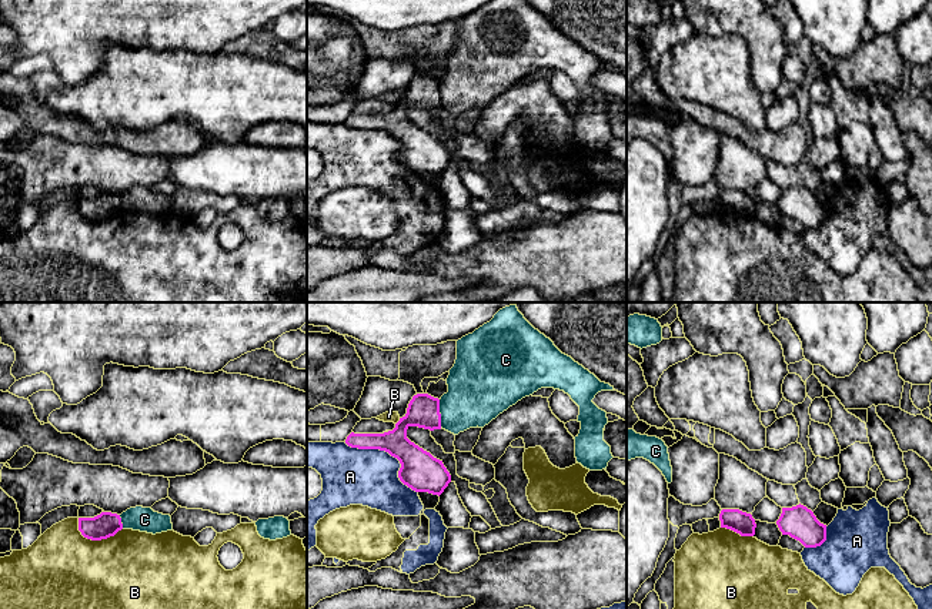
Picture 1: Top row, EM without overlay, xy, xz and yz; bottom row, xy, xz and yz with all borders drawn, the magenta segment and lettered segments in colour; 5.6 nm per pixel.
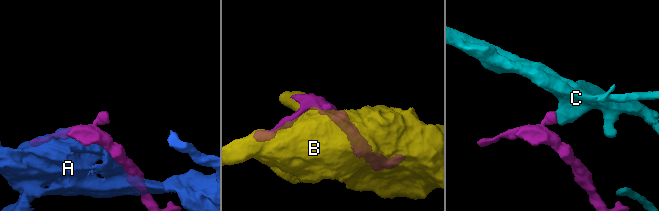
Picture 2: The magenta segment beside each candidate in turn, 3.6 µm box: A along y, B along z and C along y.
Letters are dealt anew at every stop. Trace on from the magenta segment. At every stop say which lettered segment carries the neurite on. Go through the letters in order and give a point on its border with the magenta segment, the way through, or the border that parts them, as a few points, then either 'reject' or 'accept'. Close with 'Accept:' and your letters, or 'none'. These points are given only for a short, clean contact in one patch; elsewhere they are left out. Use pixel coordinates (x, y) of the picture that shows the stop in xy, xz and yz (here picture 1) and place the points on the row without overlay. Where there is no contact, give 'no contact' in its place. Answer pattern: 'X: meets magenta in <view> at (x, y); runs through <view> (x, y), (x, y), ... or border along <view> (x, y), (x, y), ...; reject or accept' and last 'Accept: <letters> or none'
A: meets magenta in xz at (390, 134); reject
B: meets magenta in xy at (94, 220); reject
C: meets magenta in xz at (440, 94); border along xz (438, 80), (441, 107); reject
Accept: none

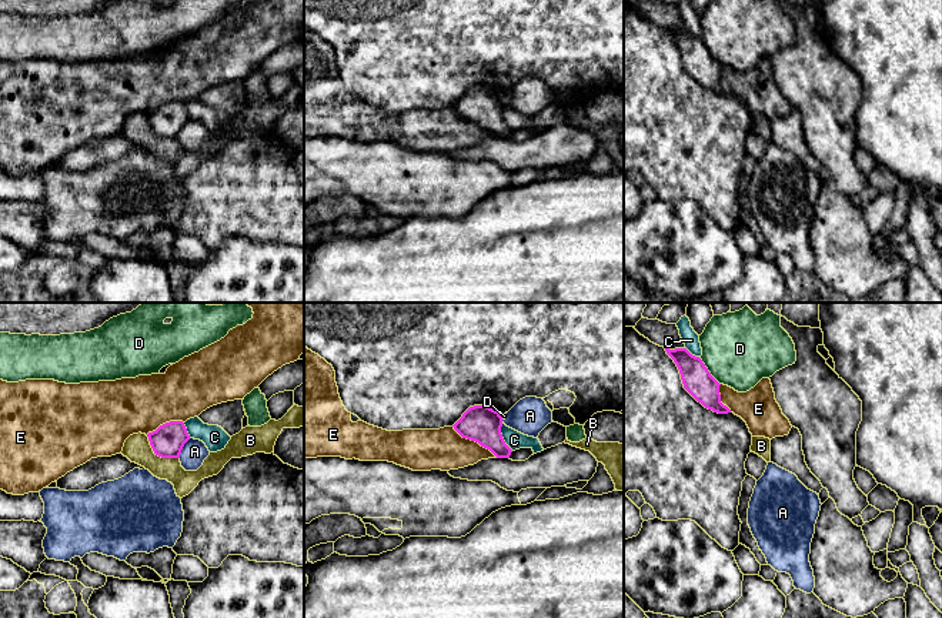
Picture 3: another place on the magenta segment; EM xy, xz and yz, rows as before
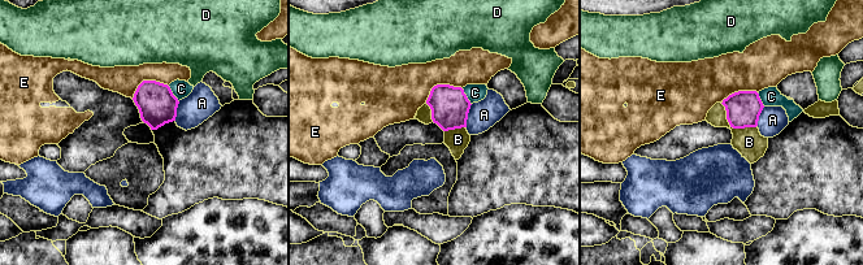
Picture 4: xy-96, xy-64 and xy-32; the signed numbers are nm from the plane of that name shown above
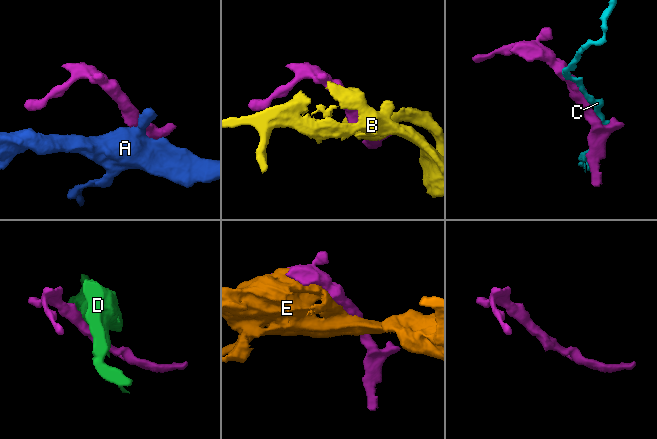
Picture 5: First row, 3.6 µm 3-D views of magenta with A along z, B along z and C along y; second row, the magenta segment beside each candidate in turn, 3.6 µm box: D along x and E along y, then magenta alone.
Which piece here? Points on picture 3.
A: meets magenta in xy at (181, 129); border along xy (190, 119), (179, 137); reject
B: meets magenta in xy at (159, 136); border along xy (146, 116), (156, 134), (179, 139); reject
C: meets magenta in xz at (501, 117); reject
D: meets magenta in yz at (708, 52); reject
E: meets magenta in xz at (474, 120); reject
Accept: none

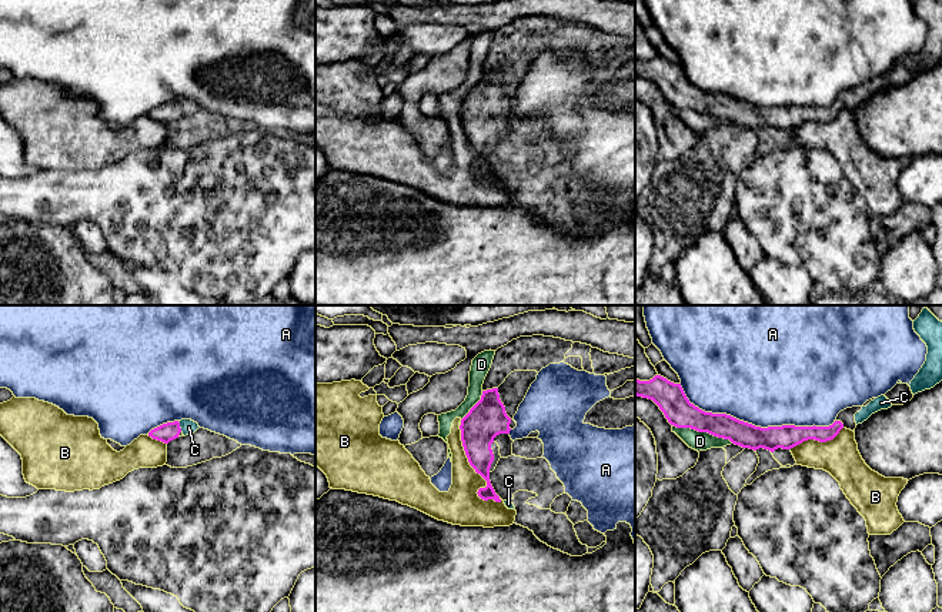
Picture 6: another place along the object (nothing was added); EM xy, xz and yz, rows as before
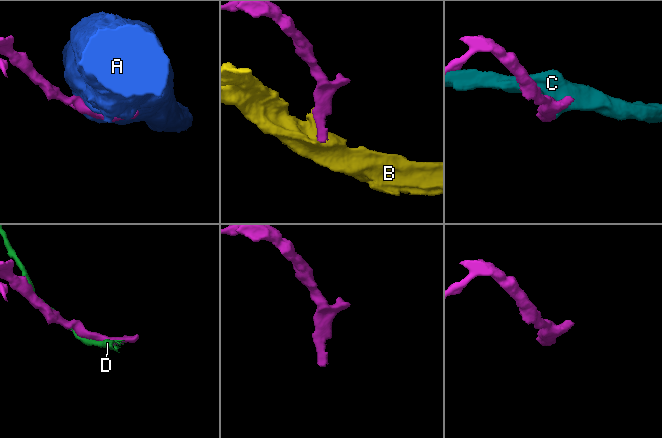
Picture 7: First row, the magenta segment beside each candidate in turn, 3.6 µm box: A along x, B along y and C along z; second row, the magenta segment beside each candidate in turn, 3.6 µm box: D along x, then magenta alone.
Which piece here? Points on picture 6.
A: meets magenta in yz at (754, 106); reject
B: meets magenta in xz at (477, 153); reject
C: meets magenta in xy at (179, 107); runs through xy (166, 113), (179, 107), (189, 107); accept
D: meets magenta in yz at (702, 111); reject
Accept: C

